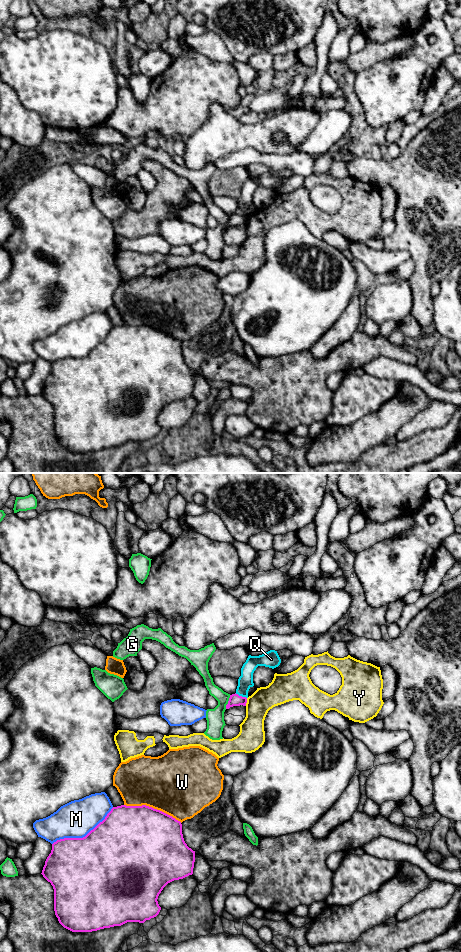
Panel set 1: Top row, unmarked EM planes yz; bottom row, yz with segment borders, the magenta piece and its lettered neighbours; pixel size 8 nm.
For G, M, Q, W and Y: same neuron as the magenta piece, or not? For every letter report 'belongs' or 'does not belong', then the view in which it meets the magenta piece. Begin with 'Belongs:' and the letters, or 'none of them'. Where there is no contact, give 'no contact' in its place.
Belongs: none of them
G: does not belong; meets magenta in yz
M: does not belong; meets magenta in yz
Q: does not belong; meets magenta in yz
W: does not belong; meets magenta in yz
Y: does not belong; meets magenta in yz

